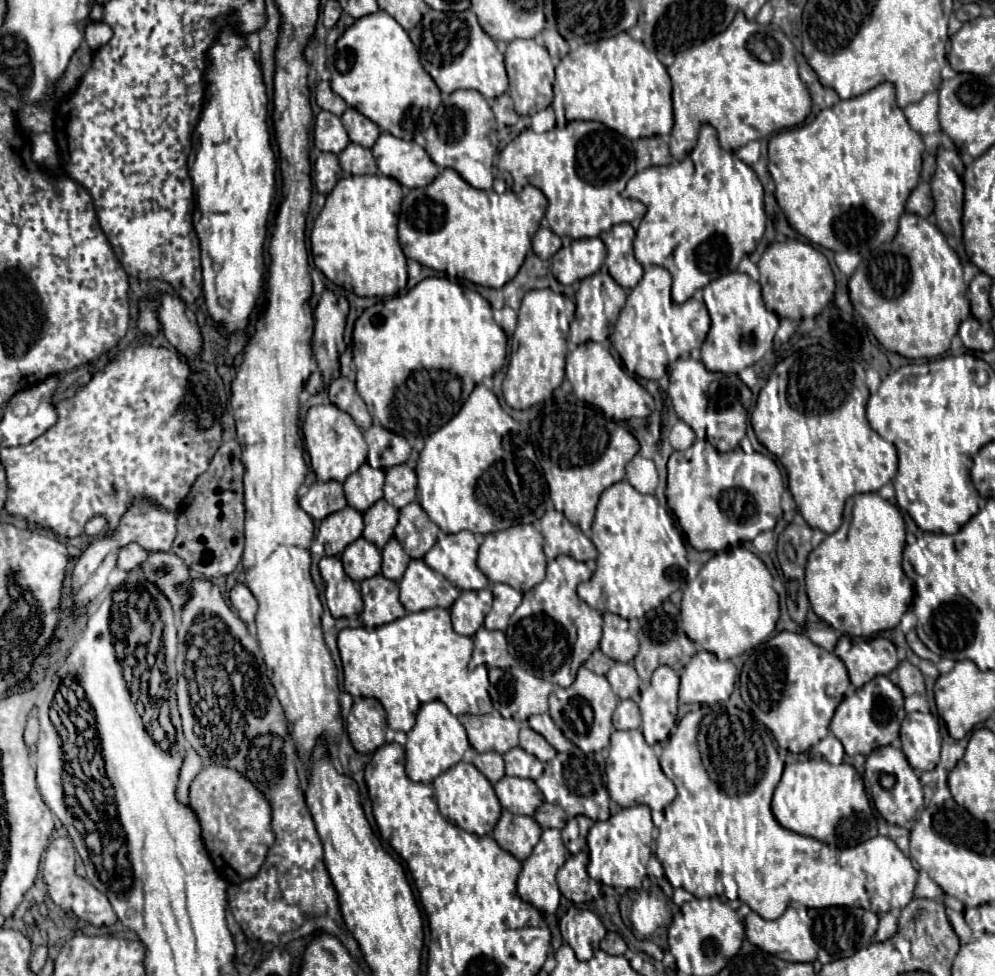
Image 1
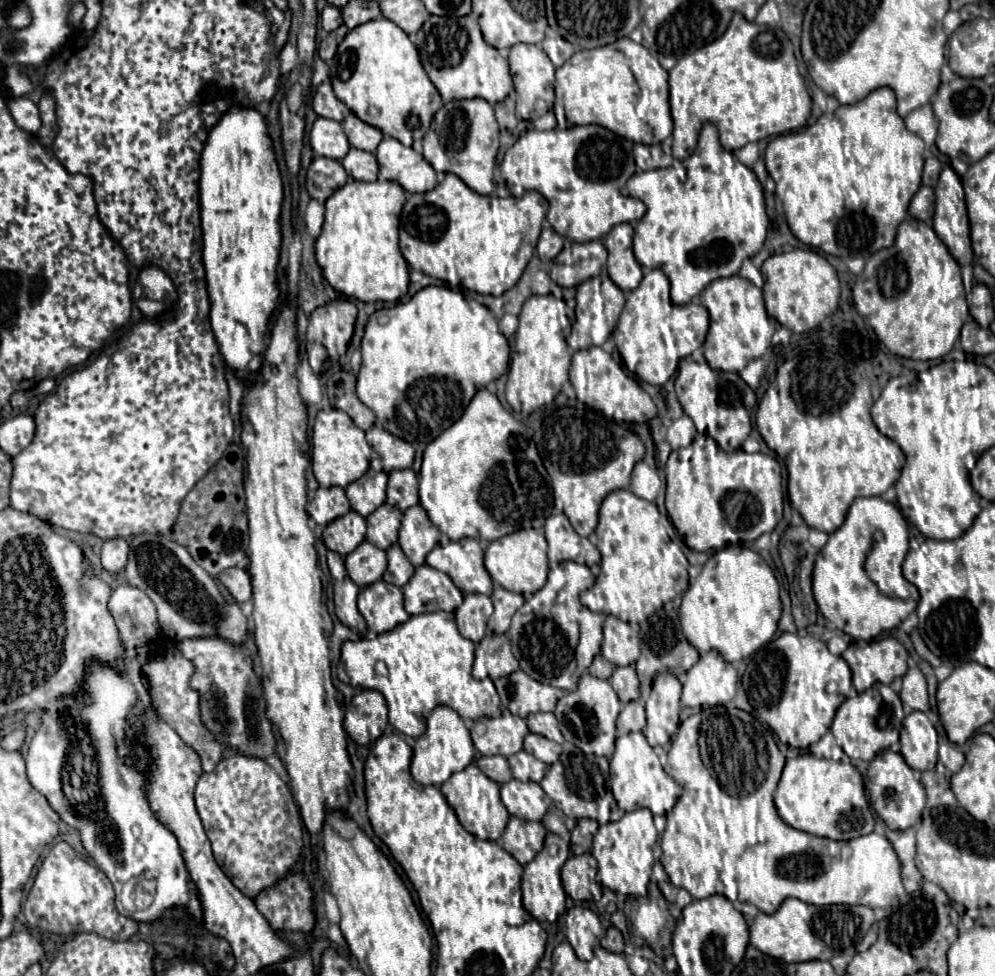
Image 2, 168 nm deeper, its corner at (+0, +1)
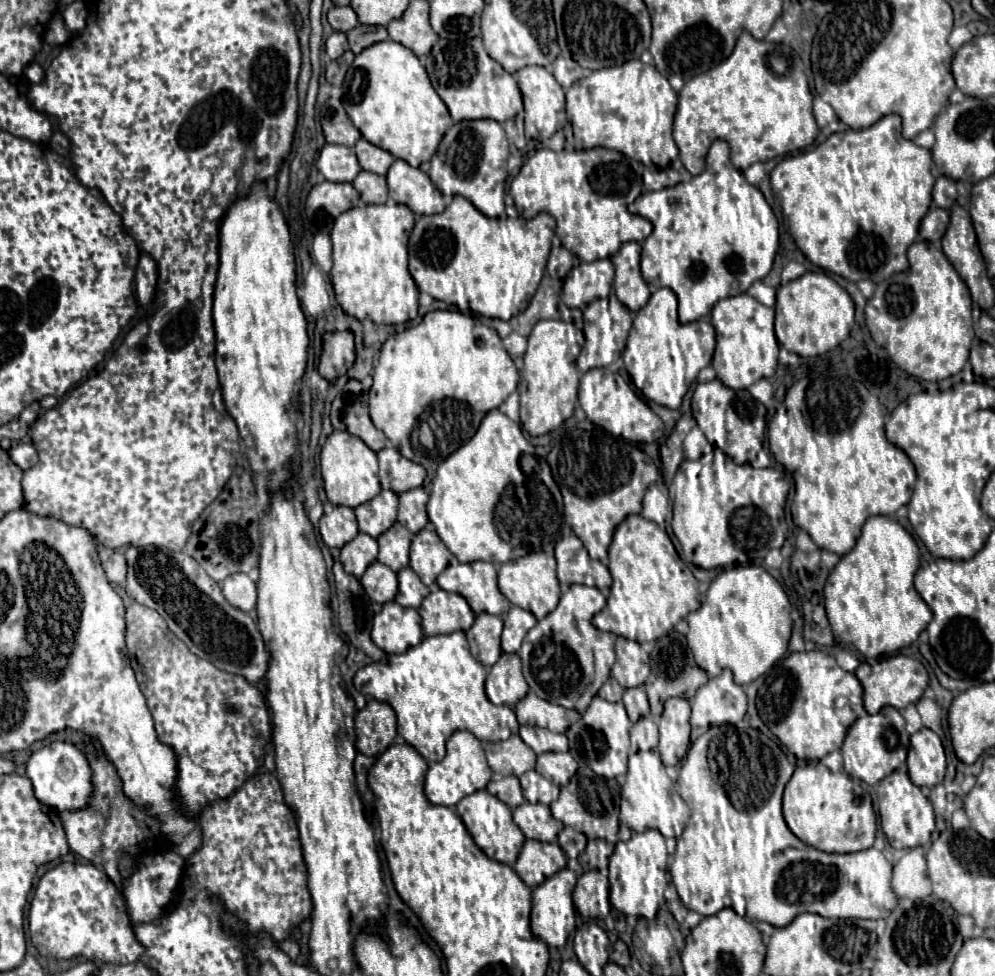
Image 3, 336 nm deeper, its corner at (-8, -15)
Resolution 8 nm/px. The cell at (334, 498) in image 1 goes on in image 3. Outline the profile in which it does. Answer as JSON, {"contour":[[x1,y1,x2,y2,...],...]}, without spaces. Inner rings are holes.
{"contour":[[335,506,319,520,319,534,329,548,341,548,357,536,357,520,353,508]]}

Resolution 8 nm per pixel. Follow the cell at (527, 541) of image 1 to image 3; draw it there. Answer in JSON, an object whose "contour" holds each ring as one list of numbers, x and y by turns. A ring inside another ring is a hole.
{"contour":[[533,552,519,558,517,562,507,562,499,568,499,590,513,606,529,610,537,616,537,620,543,620,549,612,555,610,561,596,555,566,555,558,547,556,545,552]]}

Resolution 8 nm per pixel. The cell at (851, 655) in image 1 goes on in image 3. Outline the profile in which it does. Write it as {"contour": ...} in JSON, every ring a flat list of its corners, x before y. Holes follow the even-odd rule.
{"contour":[[903,654,879,658,873,662,867,660,855,670,855,676,863,684,863,690,865,690,863,700,865,700,865,710,869,714,879,712,883,706,893,706,893,708,903,710,909,704,915,704,923,696,923,690,929,684,929,674,927,674,925,666,919,660,903,656]]}

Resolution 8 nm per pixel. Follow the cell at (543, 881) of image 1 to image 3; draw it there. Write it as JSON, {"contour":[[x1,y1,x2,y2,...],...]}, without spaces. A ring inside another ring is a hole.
{"contour":[[563,868,555,876,547,878,541,886,533,890,533,910,531,910,531,932,541,938,545,944,561,948,567,938,575,932,575,906,573,906,573,888,577,876,571,868]]}

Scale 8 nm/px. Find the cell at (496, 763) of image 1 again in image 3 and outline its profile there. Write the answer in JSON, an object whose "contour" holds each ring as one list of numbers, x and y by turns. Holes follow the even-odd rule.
{"contour":[[503,776,499,780,493,780,493,782,489,782,487,790,493,796,497,796,501,802,505,802,509,808,517,808,519,804,523,804,519,778,515,778,515,776]]}

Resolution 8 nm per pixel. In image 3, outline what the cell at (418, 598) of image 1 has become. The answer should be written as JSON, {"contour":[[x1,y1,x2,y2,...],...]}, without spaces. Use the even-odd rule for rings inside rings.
{"contour":[[433,588,433,592,423,600,419,614,423,618,425,636,437,636,443,632,467,630,471,628,475,614,467,600,459,594]]}

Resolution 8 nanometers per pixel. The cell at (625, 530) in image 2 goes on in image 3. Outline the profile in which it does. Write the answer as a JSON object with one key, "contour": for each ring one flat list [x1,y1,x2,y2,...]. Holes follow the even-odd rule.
{"contour":[[627,516,625,522,619,524,609,546,609,572,613,576,613,586,607,606,593,618,599,630,635,642,653,642,701,606,697,600,697,580,675,552,667,532,643,516]]}

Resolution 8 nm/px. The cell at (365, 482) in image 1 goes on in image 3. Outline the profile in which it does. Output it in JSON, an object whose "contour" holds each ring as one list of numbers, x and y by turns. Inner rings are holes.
{"contour":[[381,490,379,496,355,508,359,530,377,538,393,526,397,520,397,494,391,490]]}

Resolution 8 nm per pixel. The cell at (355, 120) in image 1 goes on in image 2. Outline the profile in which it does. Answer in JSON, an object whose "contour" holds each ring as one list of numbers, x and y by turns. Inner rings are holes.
{"contour":[[349,114,347,120,341,122,343,124,343,130,349,138,349,144,359,148,359,150,367,150,367,152,375,152,381,138,383,138,383,132,379,132,379,128,359,120,355,114]]}

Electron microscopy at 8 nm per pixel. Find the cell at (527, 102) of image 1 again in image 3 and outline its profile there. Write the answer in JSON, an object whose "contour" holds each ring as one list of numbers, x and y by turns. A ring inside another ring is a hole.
{"contour":[[525,66,517,72,517,84,525,102,525,138,545,142,557,132,559,104,565,110,565,92,553,74,541,66]]}

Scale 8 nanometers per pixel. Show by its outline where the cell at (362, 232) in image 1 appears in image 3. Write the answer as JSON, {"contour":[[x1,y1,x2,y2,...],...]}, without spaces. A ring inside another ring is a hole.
{"contour":[[395,202,351,208,335,220,331,229,331,284,337,302,349,316,393,326,417,318,419,290,407,270,407,242,411,228,413,212]]}

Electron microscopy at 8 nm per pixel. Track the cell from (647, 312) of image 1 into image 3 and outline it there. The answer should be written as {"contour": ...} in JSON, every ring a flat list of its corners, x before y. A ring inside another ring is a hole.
{"contour":[[657,288,633,320,633,328,623,352,623,362,631,374,633,384,643,392,645,398,675,410,681,406,683,392,687,392,693,382,696,381,695,387,705,383,697,382,697,374,711,366,715,347,716,333,713,326,705,320,681,324,677,296,669,288]]}

